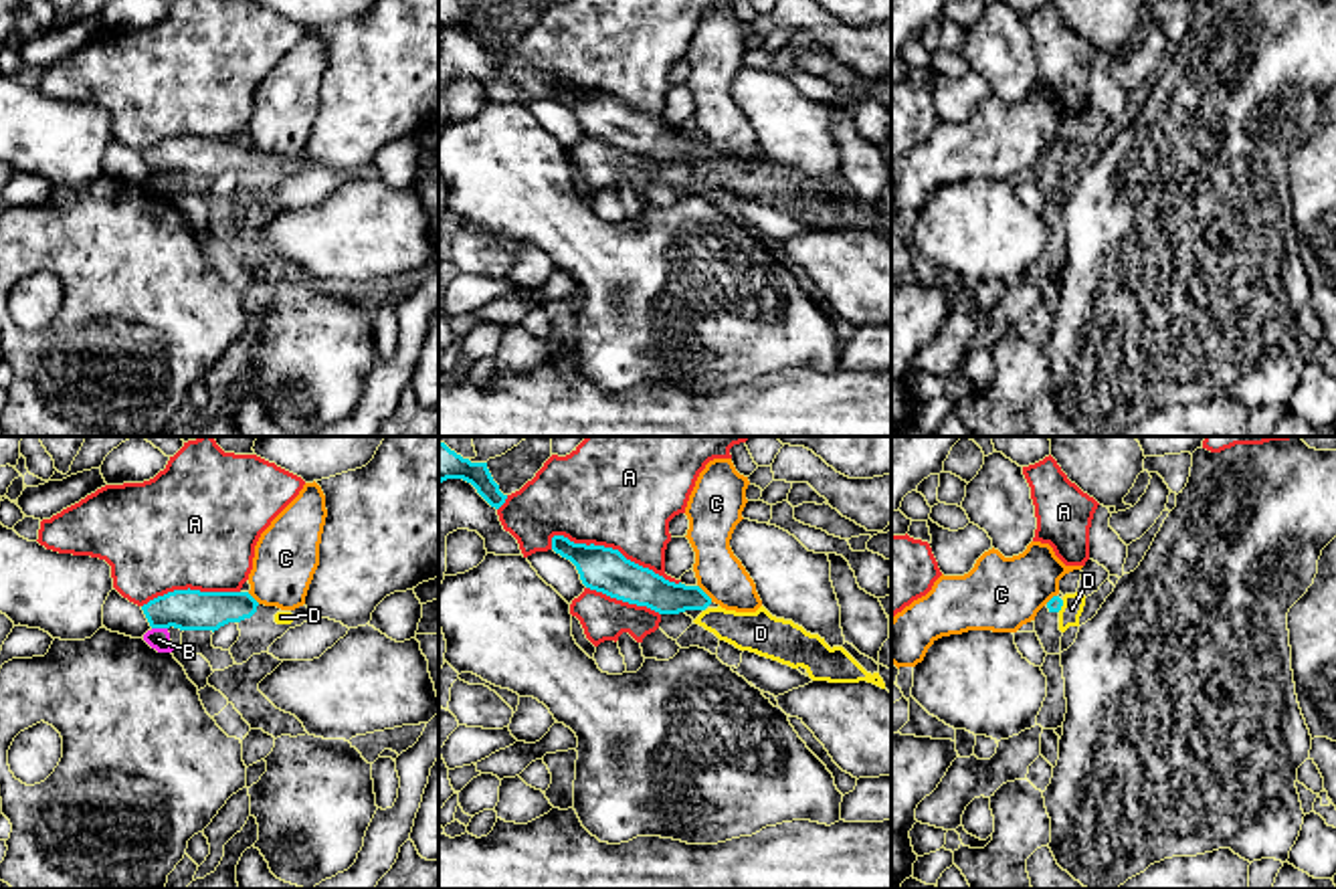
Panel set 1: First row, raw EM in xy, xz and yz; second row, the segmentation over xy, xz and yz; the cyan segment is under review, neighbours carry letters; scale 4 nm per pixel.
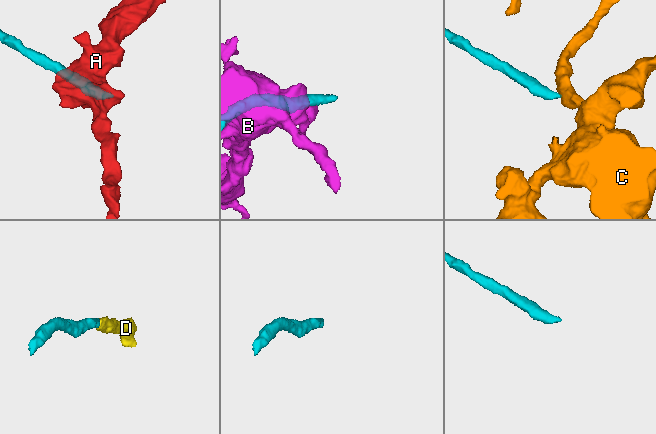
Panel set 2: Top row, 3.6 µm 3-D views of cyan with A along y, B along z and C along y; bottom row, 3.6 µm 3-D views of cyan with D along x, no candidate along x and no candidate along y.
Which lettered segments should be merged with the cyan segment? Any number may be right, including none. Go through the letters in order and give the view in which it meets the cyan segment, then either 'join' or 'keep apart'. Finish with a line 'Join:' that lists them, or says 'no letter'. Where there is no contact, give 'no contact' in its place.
A: meets cyan in xz; keep apart
B: meets cyan in xy; keep apart
C: meets cyan in xz; keep apart
D: meets cyan in yz; join
Join: D

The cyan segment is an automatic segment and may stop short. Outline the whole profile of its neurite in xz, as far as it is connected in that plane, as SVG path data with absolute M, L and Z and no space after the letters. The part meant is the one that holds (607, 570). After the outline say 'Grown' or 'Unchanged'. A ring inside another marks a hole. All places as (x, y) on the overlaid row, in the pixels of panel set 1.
M552 537L552 550L570 560L586 588L610 598L647 606L659 614L705 610L711 598L699 586L665 580L649 568L627 560L618 550Z. Unchanged

